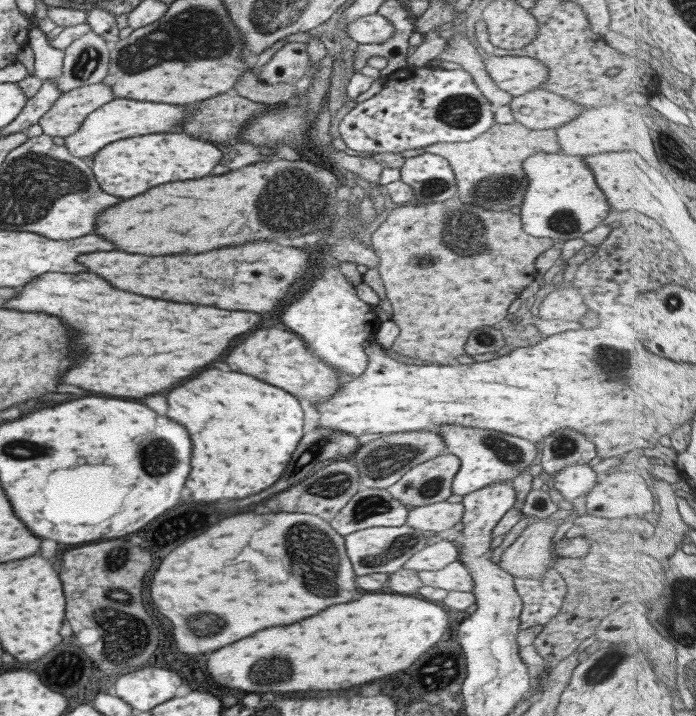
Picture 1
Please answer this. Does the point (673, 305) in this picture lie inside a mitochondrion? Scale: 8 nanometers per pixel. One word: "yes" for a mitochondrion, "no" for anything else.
yes

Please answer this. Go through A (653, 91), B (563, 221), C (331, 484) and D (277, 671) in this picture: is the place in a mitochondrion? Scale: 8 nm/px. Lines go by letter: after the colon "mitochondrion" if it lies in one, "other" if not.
A: other
B: mitochondrion
C: mitochondrion
D: mitochondrion

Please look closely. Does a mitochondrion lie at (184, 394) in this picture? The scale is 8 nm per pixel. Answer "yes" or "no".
no

